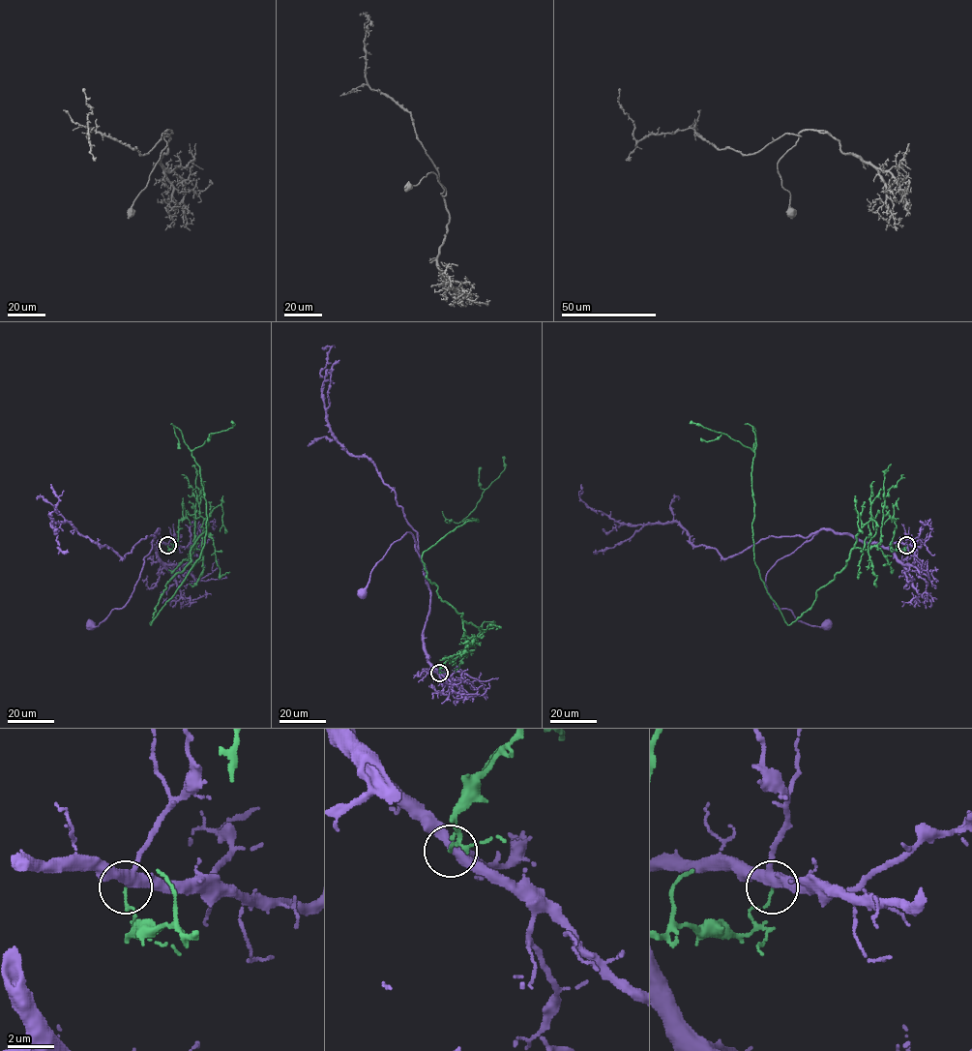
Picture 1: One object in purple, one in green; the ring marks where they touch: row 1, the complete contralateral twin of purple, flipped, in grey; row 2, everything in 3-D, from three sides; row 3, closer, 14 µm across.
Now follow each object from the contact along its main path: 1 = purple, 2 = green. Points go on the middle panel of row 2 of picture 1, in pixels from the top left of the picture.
1: (439, 673), (428, 661), (423, 643), (430, 592), (410, 532), (391, 546), (361, 593)
2: (438, 673), (466, 649), (463, 619), (422, 555), (478, 522), (463, 522), (504, 456)

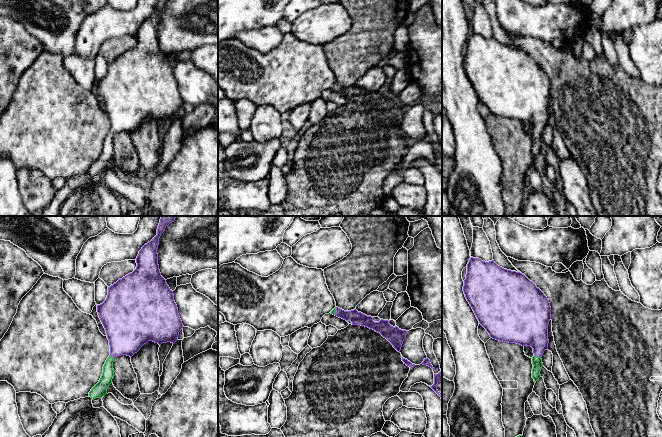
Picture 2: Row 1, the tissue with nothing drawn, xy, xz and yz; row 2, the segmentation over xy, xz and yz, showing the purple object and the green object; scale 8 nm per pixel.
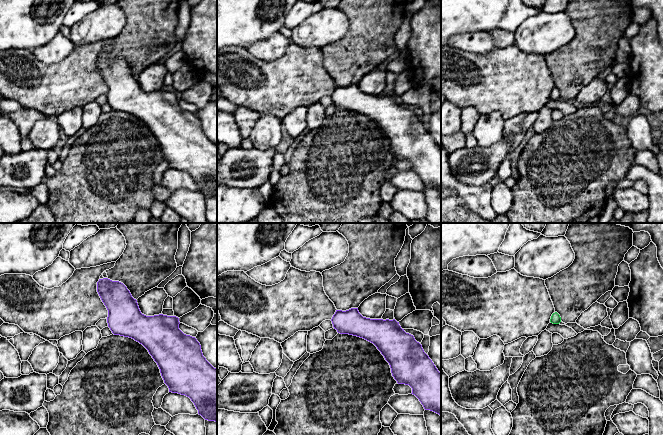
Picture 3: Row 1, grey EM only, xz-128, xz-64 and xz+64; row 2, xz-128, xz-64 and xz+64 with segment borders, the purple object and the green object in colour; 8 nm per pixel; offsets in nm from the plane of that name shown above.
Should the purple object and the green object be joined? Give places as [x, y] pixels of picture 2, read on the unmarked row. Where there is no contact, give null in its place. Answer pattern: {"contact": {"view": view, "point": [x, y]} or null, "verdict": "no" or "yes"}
{"contact": {"view": "yz", "point": [537, 132]}, "verdict": "no"}

